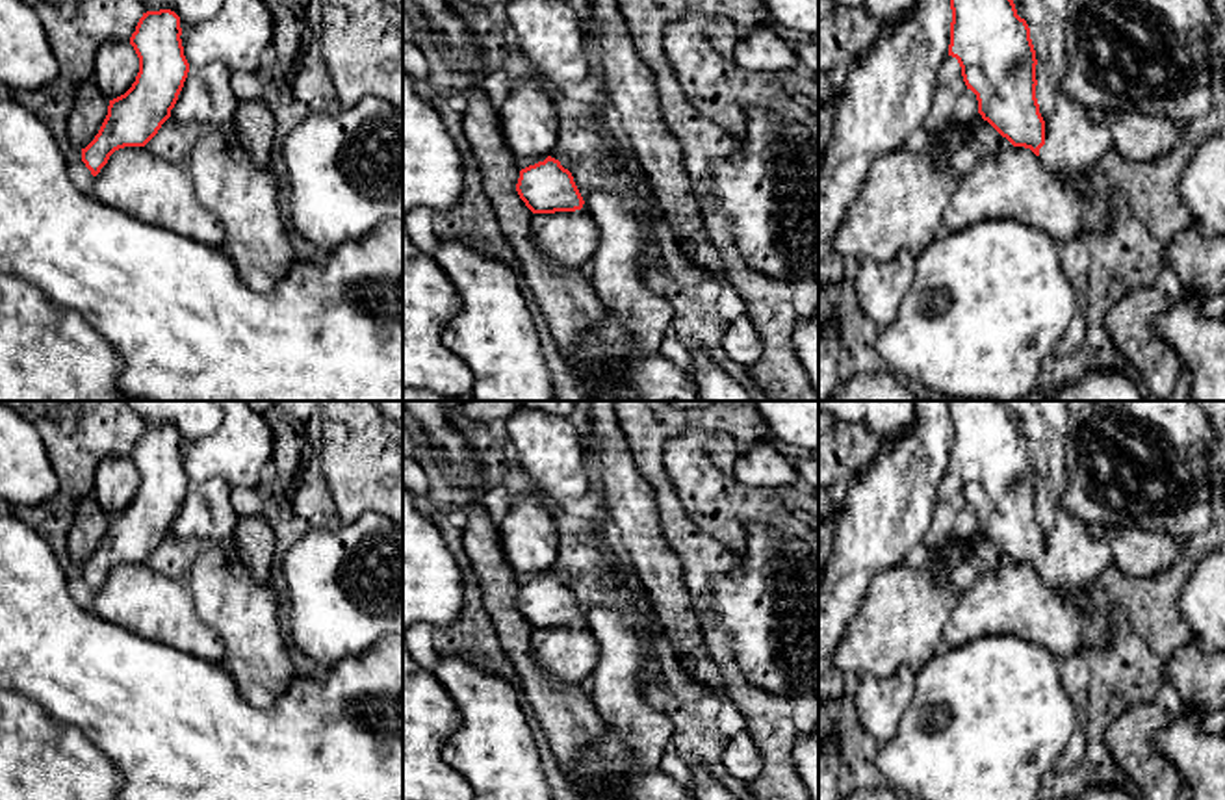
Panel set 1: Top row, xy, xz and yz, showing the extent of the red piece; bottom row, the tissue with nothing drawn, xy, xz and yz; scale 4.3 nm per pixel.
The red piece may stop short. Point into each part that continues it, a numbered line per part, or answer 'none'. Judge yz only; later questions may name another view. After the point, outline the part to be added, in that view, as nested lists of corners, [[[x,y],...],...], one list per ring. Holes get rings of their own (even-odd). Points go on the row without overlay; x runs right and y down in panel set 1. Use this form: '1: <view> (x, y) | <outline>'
1: yz (1073, 561) | [[[999,401],[1015,419],[1021,421],[1030,444],[1030,455],[1036,466],[1036,514],[1045,536],[1045,561],[1038,575],[1054,590],[1077,596],[1078,592],[1099,583],[1102,570],[1112,564],[1106,542],[1095,540],[1088,533],[1088,523],[1062,507],[1062,496],[1067,486],[1067,436],[1071,408],[1069,401]]]

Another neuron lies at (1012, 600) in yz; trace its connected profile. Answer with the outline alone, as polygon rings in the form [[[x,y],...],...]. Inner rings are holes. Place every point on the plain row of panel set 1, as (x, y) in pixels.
[[[1010,562],[961,592],[945,624],[943,648],[987,635],[1017,635],[1064,661],[1110,644],[1115,613],[1101,600],[1084,609],[1077,596],[1045,585],[1030,564]]]

